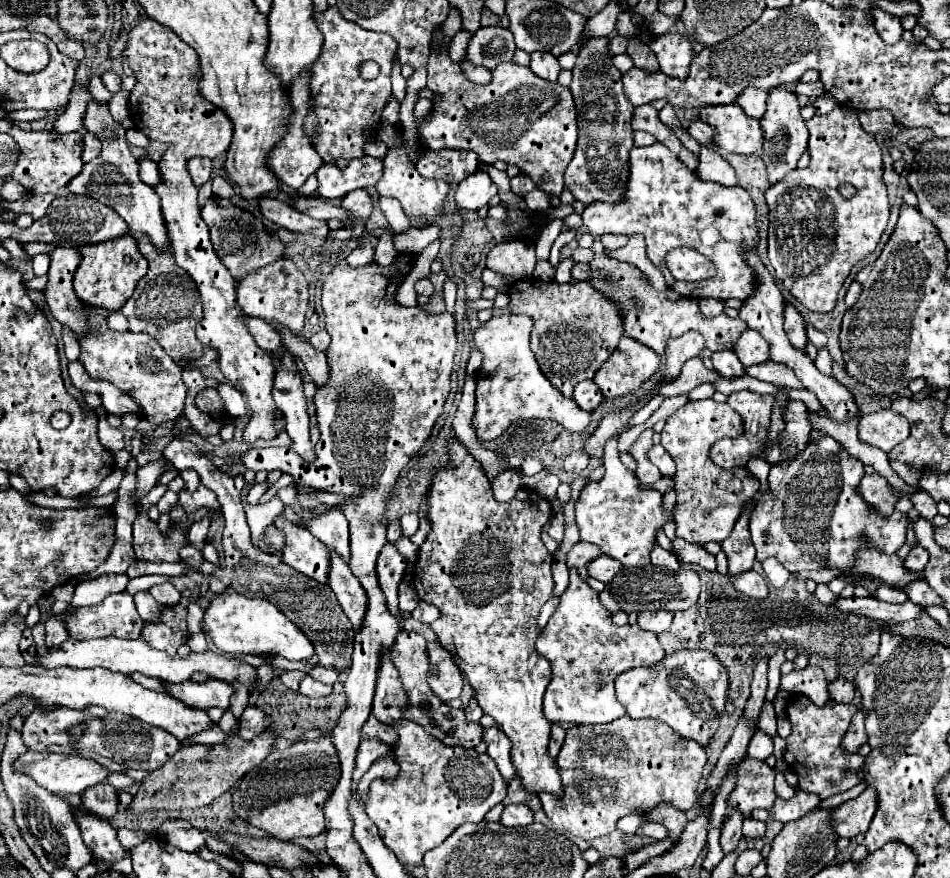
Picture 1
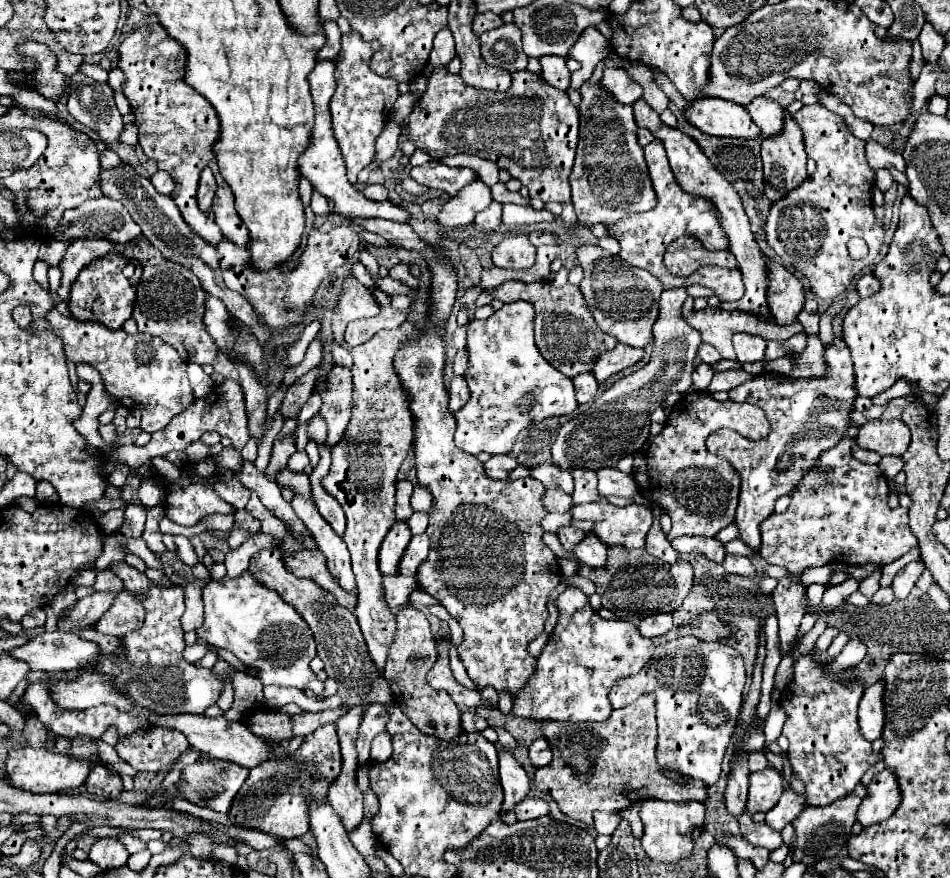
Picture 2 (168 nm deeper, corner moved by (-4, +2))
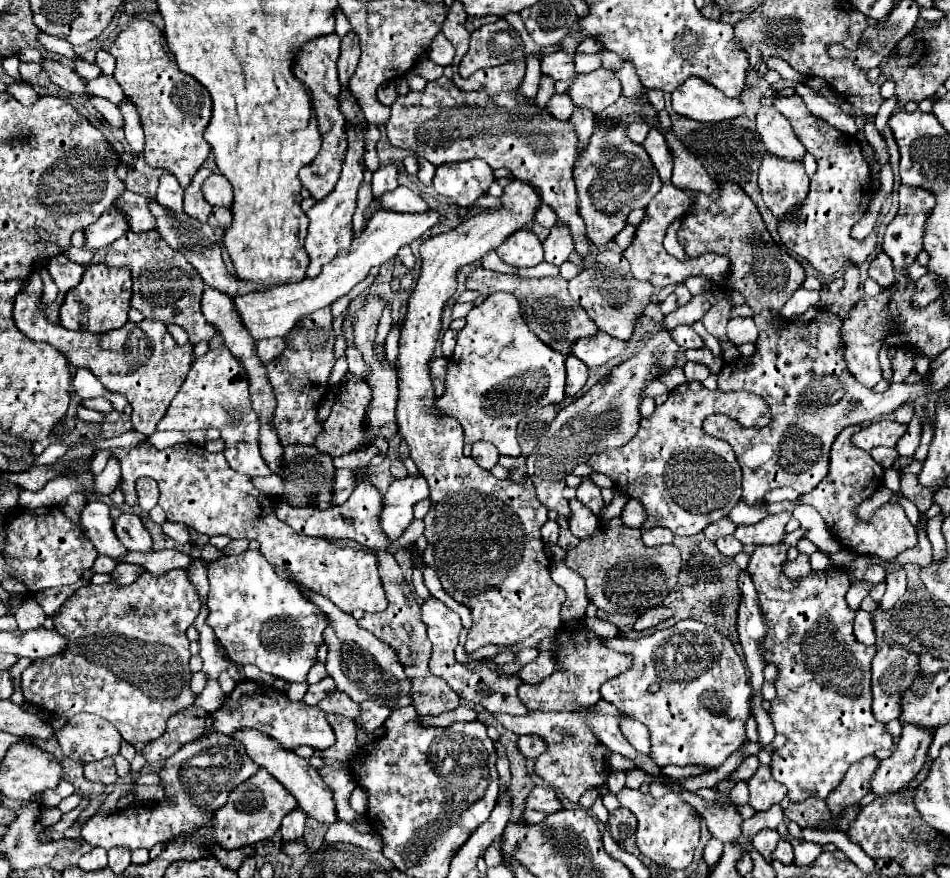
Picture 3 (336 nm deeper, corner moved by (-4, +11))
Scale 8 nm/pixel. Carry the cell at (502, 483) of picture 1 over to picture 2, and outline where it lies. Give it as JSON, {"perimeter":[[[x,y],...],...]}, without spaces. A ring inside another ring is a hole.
{"perimeter":[[[493,455],[485,463],[485,475],[491,479],[507,479],[517,467],[517,461],[511,455]]]}

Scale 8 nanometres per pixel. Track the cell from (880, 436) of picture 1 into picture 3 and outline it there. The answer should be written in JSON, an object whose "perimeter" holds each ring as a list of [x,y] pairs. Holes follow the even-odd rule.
{"perimeter":[[[879,420],[873,422],[867,428],[861,428],[857,434],[853,434],[853,444],[865,452],[877,448],[877,446],[889,446],[895,448],[897,440],[905,434],[907,426],[891,422],[891,420]]]}

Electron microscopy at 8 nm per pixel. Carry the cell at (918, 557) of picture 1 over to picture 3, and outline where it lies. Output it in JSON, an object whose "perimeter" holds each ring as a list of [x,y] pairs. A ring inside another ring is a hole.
{"perimeter":[[[897,570],[897,572],[889,574],[885,582],[887,582],[887,590],[885,590],[885,594],[883,594],[881,602],[879,602],[879,608],[883,612],[889,612],[897,604],[897,600],[905,594],[905,586],[907,586],[905,570]]]}

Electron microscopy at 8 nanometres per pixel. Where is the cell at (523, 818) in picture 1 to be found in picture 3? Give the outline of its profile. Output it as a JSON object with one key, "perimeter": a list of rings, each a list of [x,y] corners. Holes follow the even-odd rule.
{"perimeter":[[[535,786],[533,792],[527,798],[527,808],[539,810],[545,814],[553,814],[557,810],[563,810],[561,800],[557,798],[557,792],[549,786]]]}

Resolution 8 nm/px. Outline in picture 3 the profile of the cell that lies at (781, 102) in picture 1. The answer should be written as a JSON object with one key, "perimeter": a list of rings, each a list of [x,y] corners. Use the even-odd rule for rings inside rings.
{"perimeter":[[[767,154],[759,168],[759,188],[773,216],[785,222],[805,202],[809,194],[809,176],[805,174],[803,162],[783,162]]]}

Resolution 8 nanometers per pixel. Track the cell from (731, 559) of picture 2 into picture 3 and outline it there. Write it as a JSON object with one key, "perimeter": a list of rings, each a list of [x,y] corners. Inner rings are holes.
{"perimeter":[[[725,536],[725,538],[719,538],[715,544],[717,544],[719,552],[721,552],[721,554],[725,554],[725,556],[729,556],[729,558],[733,558],[735,554],[739,554],[739,552],[743,550],[743,544],[741,544],[735,536]]]}

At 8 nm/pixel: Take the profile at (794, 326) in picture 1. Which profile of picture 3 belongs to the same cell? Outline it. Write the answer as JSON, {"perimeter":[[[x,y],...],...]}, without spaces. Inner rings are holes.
{"perimeter":[[[731,180],[719,182],[717,200],[711,200],[703,192],[695,194],[695,202],[683,218],[683,226],[679,230],[679,244],[691,258],[701,256],[703,252],[727,256],[731,260],[731,272],[725,288],[737,290],[755,314],[765,308],[781,310],[805,280],[805,272],[799,260],[775,244],[755,202],[741,190],[737,182]]]}

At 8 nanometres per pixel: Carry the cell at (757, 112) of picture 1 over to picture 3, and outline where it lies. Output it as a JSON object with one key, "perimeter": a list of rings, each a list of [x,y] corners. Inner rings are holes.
{"perimeter":[[[773,106],[759,110],[757,132],[761,134],[761,140],[769,154],[783,158],[783,160],[803,160],[805,158],[805,148],[797,140],[795,132],[791,130],[791,124],[787,122],[787,118],[777,114]]]}

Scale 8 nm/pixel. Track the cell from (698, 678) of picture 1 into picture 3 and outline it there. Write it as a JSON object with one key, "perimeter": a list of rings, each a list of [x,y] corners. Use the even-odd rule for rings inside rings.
{"perimeter":[[[681,620],[667,630],[657,630],[651,636],[639,640],[611,638],[605,642],[607,648],[629,654],[633,664],[627,672],[607,680],[601,686],[601,698],[611,702],[619,712],[633,716],[643,722],[651,734],[651,760],[657,766],[677,764],[703,764],[709,768],[721,766],[729,754],[733,754],[745,740],[745,722],[751,714],[751,684],[745,672],[743,660],[737,656],[729,638],[719,634],[713,626],[699,620]],[[651,684],[659,684],[657,692],[649,692]]]}

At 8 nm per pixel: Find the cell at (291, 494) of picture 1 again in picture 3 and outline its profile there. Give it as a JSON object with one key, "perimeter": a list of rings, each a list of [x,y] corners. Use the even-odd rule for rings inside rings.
{"perimeter":[[[337,470],[337,474],[335,474],[335,486],[333,486],[335,504],[347,502],[347,498],[349,498],[351,492],[353,492],[353,488],[355,488],[353,470]]]}

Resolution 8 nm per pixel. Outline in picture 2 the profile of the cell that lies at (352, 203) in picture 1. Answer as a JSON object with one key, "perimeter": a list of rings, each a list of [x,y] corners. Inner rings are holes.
{"perimeter":[[[367,185],[363,189],[363,195],[371,201],[385,201],[387,199],[387,189],[383,185]]]}

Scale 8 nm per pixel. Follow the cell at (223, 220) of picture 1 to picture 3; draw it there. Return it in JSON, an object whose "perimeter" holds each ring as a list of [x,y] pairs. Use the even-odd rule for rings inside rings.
{"perimeter":[[[211,174],[203,182],[203,198],[211,206],[231,208],[231,184],[227,182],[227,178],[223,178],[223,174]]]}

